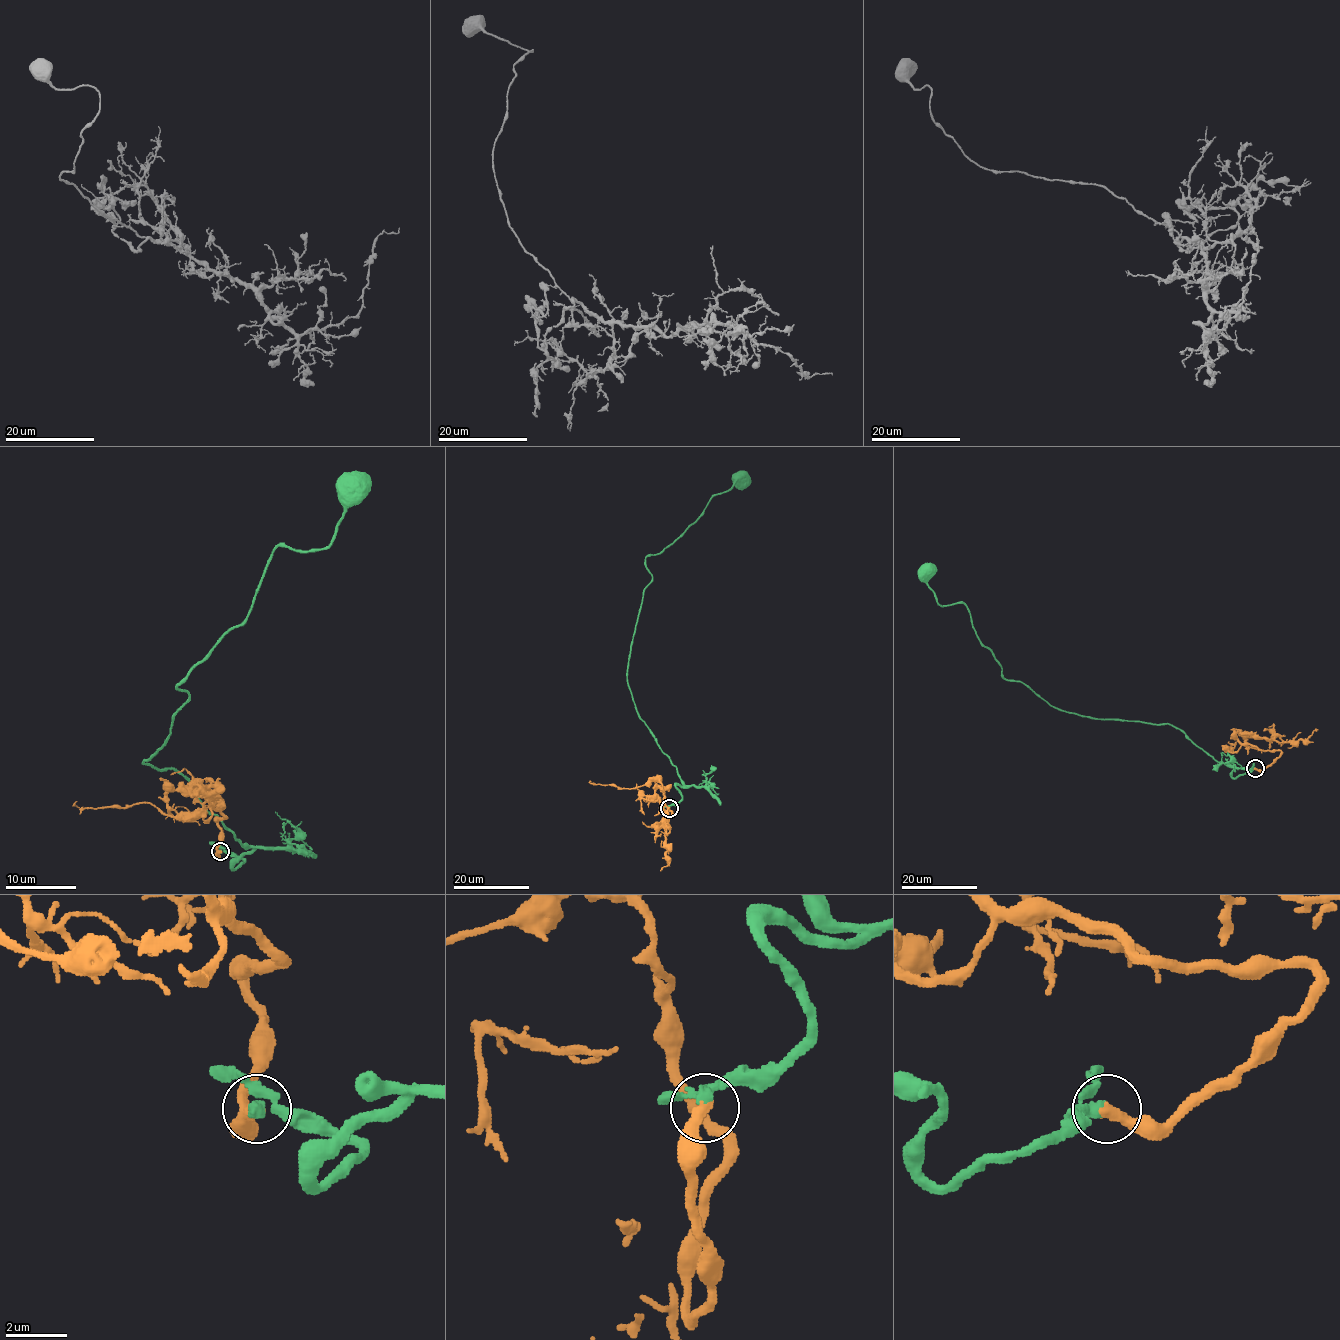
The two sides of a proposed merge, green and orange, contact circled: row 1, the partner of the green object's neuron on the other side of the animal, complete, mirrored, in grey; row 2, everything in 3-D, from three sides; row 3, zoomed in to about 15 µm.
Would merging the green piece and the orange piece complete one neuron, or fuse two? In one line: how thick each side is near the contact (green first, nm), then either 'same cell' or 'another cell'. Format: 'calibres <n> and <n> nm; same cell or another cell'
calibres 280 and 400 nm; same cell

